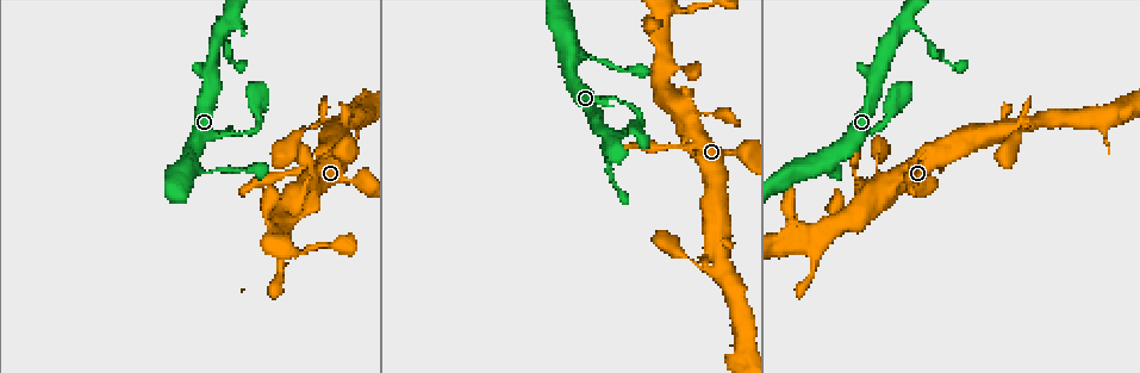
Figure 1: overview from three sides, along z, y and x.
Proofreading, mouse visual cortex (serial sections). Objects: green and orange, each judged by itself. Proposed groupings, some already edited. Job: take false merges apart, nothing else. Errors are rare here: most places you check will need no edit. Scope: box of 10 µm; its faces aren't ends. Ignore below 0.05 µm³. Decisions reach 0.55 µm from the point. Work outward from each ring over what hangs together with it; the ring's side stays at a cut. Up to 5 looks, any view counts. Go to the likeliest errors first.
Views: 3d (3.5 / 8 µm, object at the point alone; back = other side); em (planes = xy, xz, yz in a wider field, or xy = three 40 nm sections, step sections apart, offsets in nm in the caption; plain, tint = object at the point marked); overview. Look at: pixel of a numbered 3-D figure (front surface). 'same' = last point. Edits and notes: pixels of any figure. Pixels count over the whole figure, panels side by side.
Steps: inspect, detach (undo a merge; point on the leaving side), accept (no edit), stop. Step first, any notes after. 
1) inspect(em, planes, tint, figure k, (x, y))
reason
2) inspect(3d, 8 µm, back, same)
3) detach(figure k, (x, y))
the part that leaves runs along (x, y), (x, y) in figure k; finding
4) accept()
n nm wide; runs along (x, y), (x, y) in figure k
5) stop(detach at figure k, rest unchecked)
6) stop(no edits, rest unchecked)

inspect(3d, 3.5 µm, figure 1, (826, 166))
two arms in line, one across

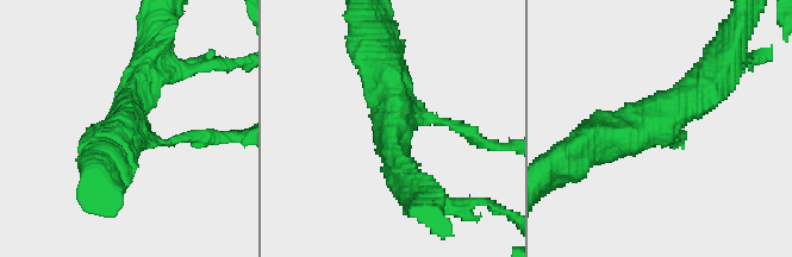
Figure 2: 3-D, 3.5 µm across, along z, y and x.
inspect(em, planes, tint, figure 2, (653, 129))
3 arms; arms of 150, 450, 500 nm

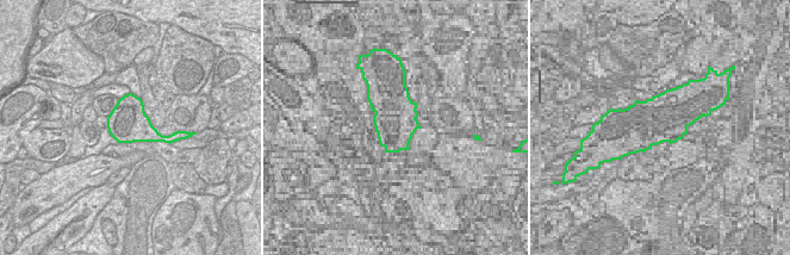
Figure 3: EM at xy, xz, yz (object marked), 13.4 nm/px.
accept()
runs along (713, 82), (655, 130), (585, 148) in figure 2; one cell here

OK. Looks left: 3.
inspect(3d, 3.5 µm, figure 1, (693, 113))
four or more arms meet

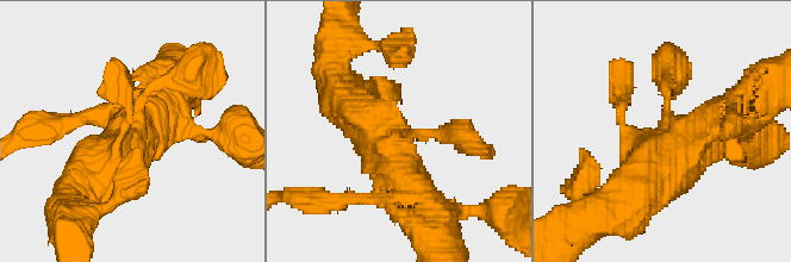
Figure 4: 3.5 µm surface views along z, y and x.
inspect(em, xy, step 3, tint, figure 4, (133, 128))

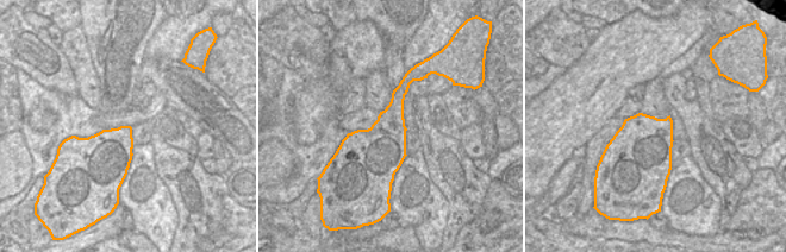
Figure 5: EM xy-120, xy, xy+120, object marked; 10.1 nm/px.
accept()
runs along (434, 210), (382, 136), (342, 100) in figure 4; continuous, no second cell

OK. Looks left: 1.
stop(no edits, rest unchecked)

